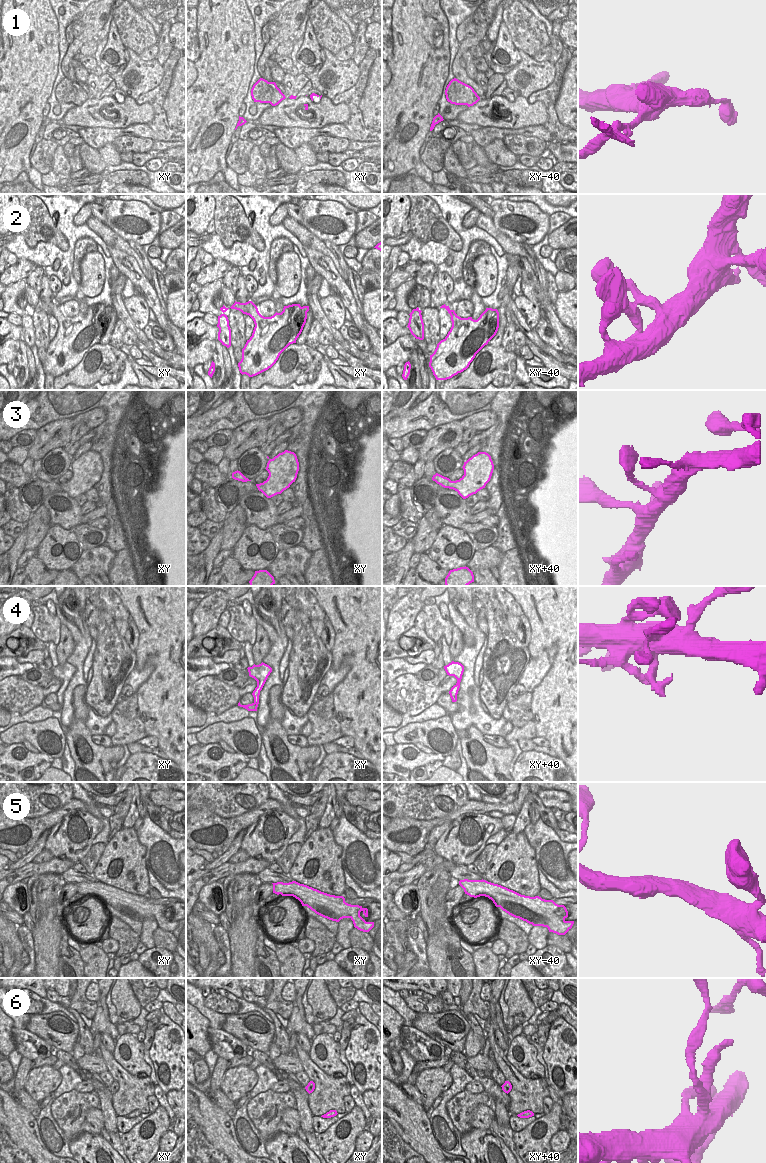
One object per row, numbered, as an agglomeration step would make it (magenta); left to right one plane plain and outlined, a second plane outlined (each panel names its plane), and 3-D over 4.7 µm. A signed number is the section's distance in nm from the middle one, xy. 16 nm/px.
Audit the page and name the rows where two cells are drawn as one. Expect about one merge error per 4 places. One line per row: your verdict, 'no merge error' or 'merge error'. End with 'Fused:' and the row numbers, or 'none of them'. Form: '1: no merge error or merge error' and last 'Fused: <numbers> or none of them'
1: merge error
2: no merge error
3: no merge error
4: no merge error
5: no merge error
6: no merge error
Fused: 1

